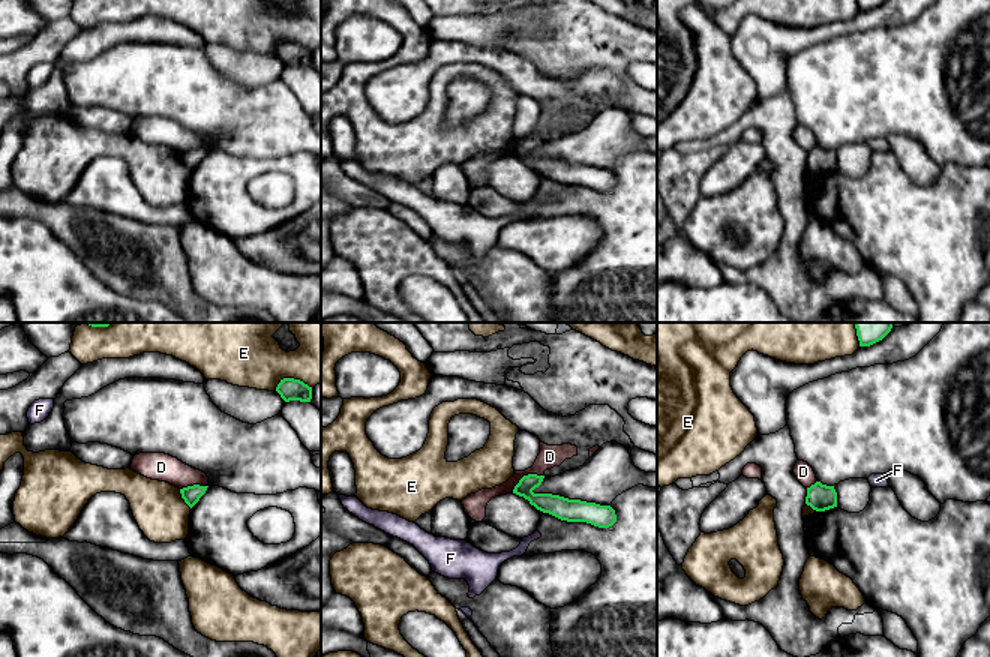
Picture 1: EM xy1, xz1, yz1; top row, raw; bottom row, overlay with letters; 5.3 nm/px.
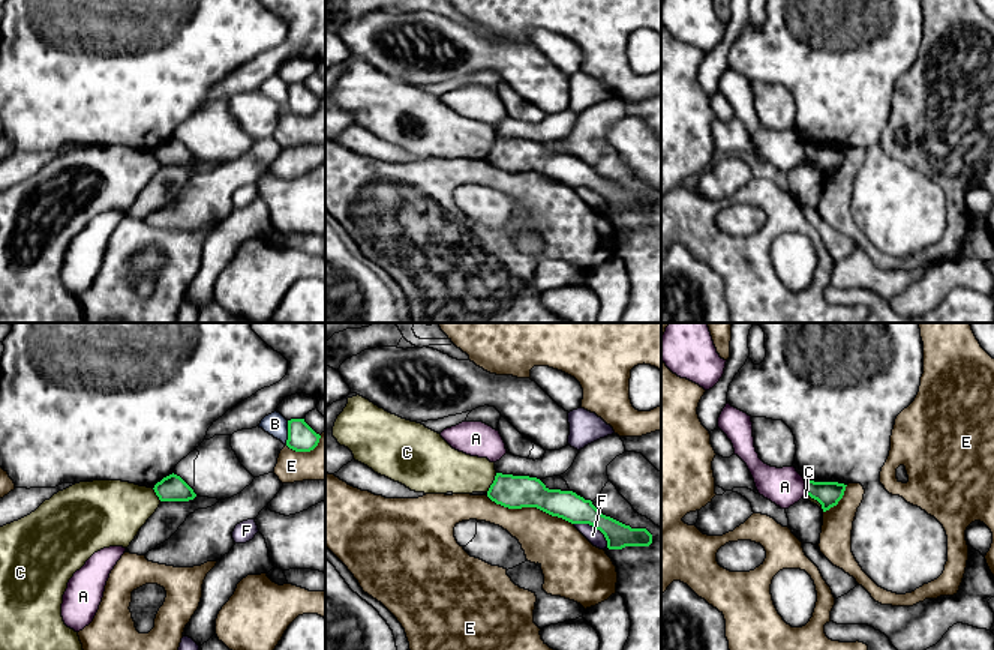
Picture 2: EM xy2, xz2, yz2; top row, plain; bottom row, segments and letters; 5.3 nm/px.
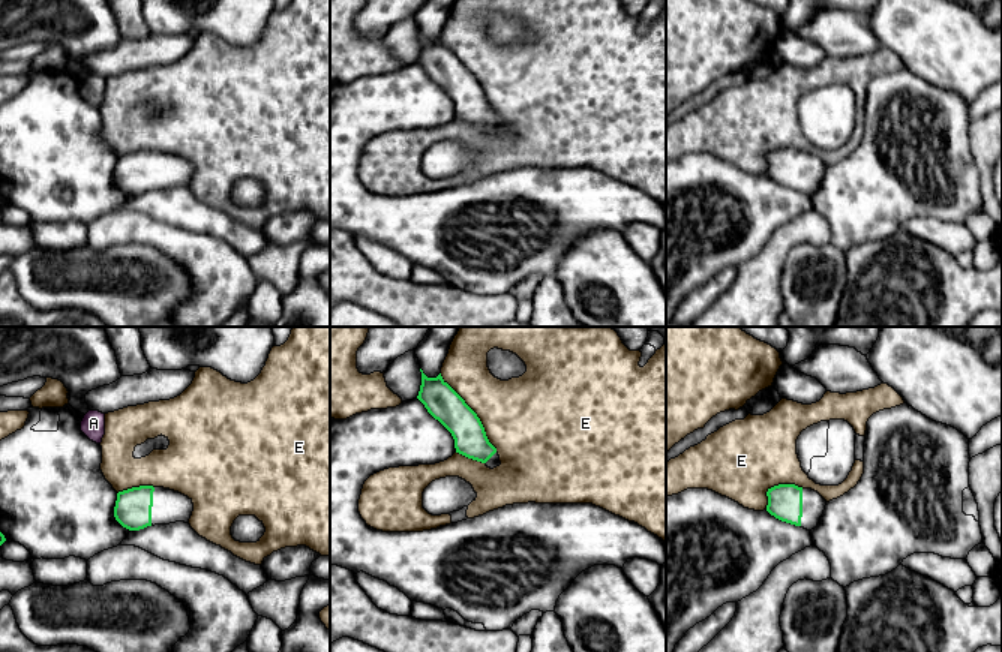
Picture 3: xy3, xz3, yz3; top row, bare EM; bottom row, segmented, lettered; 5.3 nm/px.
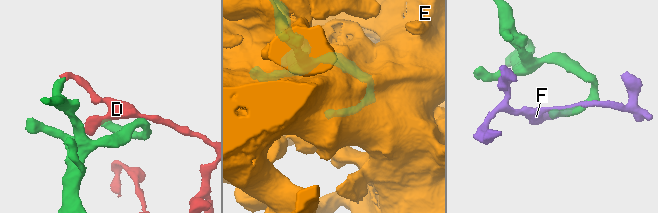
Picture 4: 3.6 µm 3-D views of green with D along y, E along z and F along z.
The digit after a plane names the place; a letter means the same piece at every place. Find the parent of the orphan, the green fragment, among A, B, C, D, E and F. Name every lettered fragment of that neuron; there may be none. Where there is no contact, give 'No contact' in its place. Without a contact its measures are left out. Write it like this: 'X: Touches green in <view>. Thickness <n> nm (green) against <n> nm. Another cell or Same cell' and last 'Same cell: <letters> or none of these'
A: Touches green in yz2. Thickness 140 nm (green) against 200 nm. Another cell
B: Touches green in xy2. Thickness 150 nm (green) against 120 nm. Another cell
C: Touches green in xz2. Thickness 180 nm (green) against 240 nm. Another cell
D: Touches green in xz1. Thickness 120 nm (green) against 120 nm. Another cell
E: Touches green in xz2. Thickness 180 nm (green) against 280 nm. Another cell
F: Touches green in xz2. Thickness 160 nm (green) against 80 nm. Another cell
Same cell: none of these

